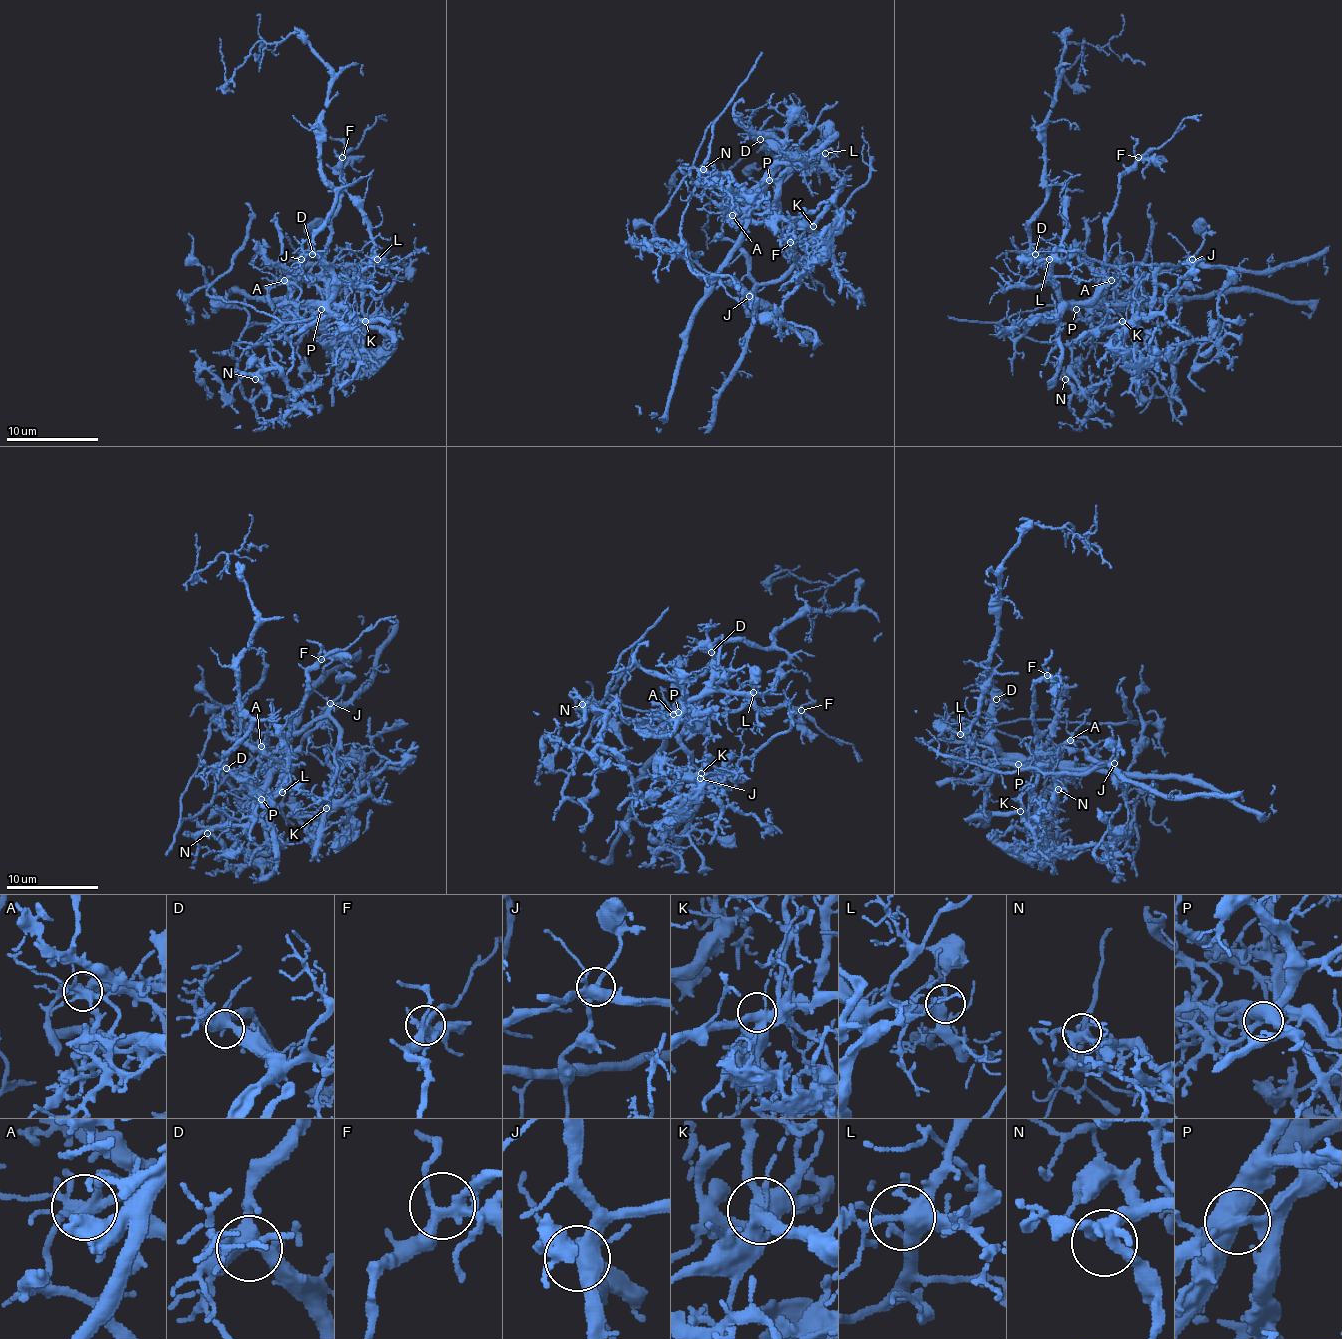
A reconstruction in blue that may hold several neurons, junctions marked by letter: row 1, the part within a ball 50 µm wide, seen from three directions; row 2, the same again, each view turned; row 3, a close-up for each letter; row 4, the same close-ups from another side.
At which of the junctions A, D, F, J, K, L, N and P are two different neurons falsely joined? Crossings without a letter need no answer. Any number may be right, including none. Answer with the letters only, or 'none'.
A, J, P

